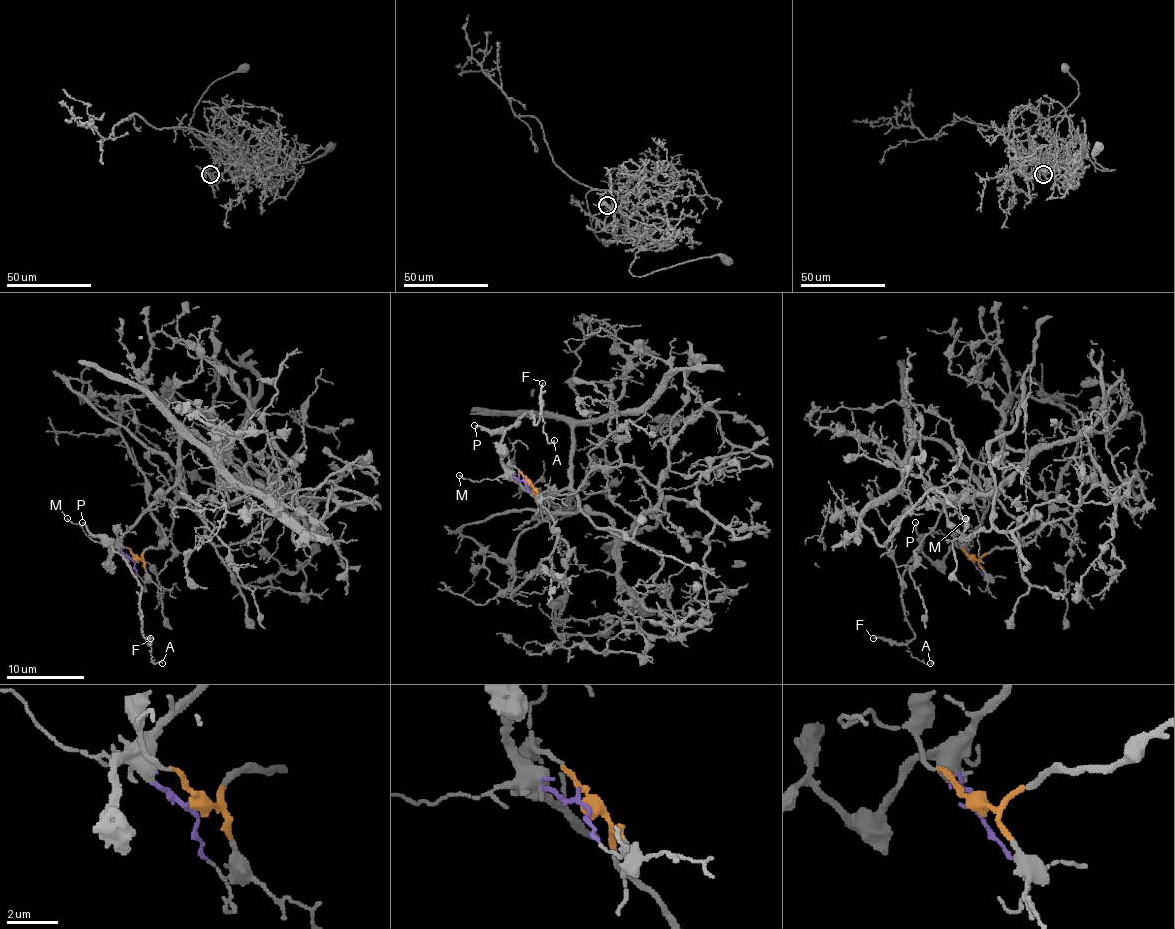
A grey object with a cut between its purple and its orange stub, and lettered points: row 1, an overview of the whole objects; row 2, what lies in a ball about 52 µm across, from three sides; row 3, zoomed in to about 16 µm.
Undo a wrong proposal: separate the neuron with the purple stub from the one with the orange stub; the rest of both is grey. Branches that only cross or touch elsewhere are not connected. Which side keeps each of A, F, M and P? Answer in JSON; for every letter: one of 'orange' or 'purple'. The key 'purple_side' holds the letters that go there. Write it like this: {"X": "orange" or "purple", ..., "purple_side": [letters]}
{"A": "purple", "F": "purple", "M": "purple", "P": "purple", "purple_side": ["A", "F", "M", "P"]}

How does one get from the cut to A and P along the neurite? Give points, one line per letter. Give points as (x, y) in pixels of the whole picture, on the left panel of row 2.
A: (134, 561), (111, 545), (109, 561), (117, 553), (129, 563), (140, 586), (144, 634), (156, 663), (162, 663)
P: (134, 561), (111, 545), (109, 561), (111, 547), (94, 535), (82, 522)

